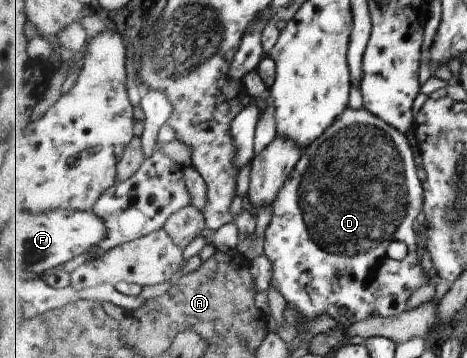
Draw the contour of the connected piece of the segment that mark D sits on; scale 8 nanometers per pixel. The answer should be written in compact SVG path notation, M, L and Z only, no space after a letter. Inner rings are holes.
M364 105L358 110L347 107L343 114L336 119L331 127L320 138L317 138L311 146L307 147L302 153L296 169L292 171L287 182L284 183L283 190L279 193L279 198L272 203L273 219L266 229L265 243L263 253L274 263L274 274L271 283L287 300L287 306L294 308L301 314L297 323L297 329L304 333L309 323L305 323L305 317L308 321L315 319L318 315L328 314L335 319L339 325L347 327L363 320L368 320L373 316L390 318L401 315L407 309L407 303L411 295L421 287L433 282L433 272L426 273L421 267L419 257L417 257L417 223L415 219L419 213L424 211L424 182L419 179L417 165L415 165L415 155L409 144L409 139L403 132L400 132L392 124L376 116ZM393 241L402 241L407 245L407 255L402 260L391 259L387 255L387 249Z

